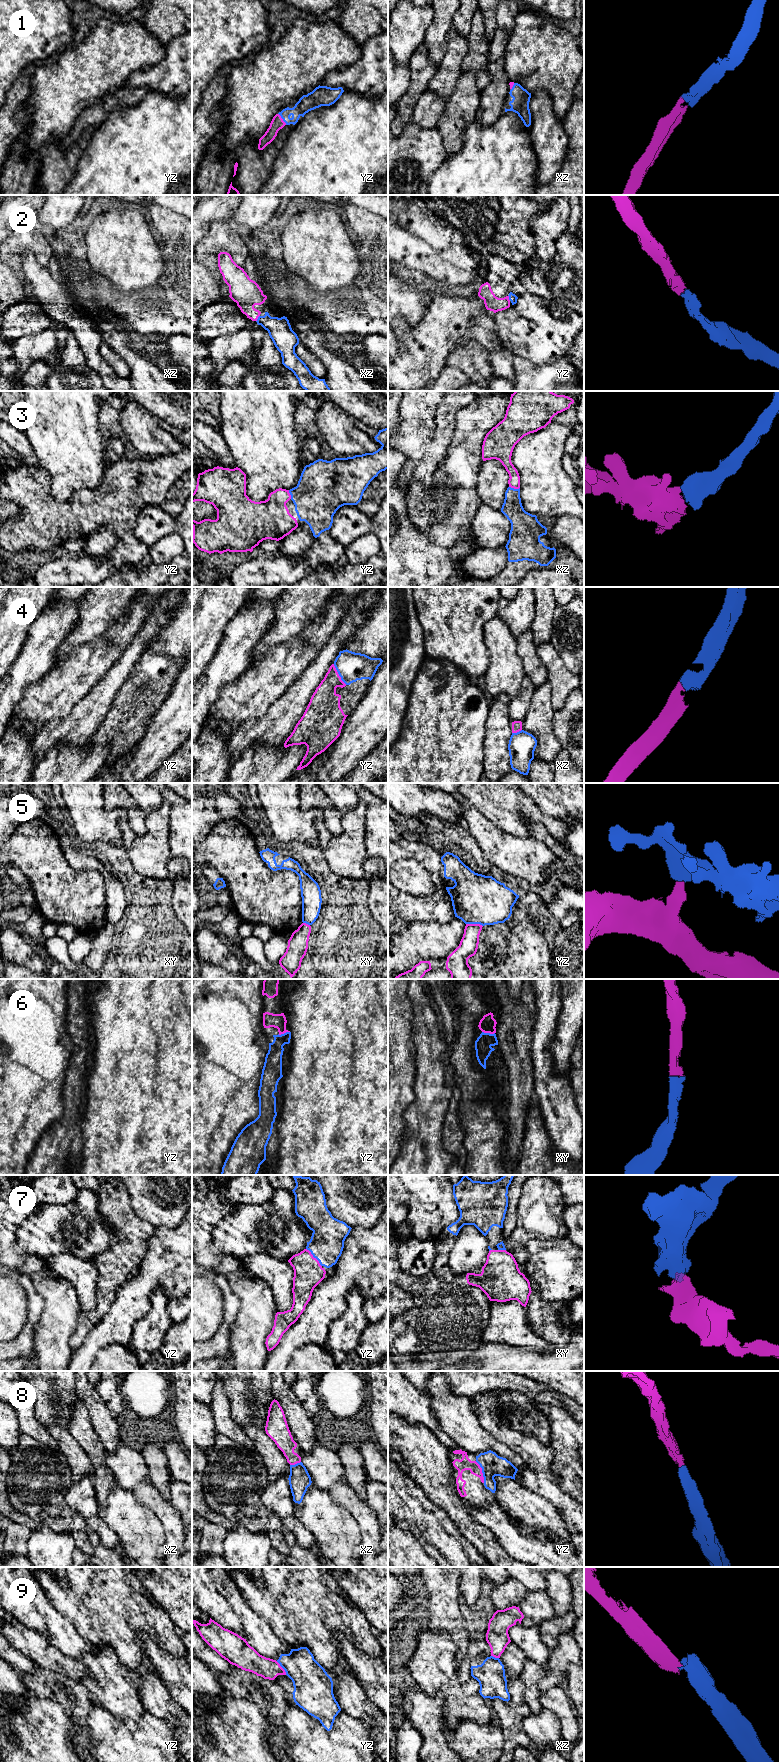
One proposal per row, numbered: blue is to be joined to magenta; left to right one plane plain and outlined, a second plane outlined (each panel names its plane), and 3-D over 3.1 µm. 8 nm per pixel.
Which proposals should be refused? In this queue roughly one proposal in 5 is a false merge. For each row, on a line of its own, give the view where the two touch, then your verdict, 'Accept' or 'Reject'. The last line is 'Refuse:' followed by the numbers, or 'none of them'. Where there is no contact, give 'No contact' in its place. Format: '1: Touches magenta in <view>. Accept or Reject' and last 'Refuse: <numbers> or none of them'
1: Touches magenta in yz. Accept
2: Touches magenta in xz. Accept
3: Touches magenta in xz. Accept
4: Touches magenta in yz. Accept
5: Touches magenta in yz. Reject
6: Touches magenta in xy. Accept
7: Touches magenta in yz. Accept
8: Touches magenta in yz. Accept
9: Touches magenta in yz. Reject
Refuse: 5, 9

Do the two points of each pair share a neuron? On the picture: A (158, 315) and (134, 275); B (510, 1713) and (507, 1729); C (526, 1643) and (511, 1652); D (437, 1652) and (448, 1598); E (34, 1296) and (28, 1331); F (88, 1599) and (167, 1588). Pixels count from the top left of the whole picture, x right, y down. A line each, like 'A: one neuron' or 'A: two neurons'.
A: two neurons
B: one neuron
C: two neurons
D: two neurons
E: one neuron
F: two neurons

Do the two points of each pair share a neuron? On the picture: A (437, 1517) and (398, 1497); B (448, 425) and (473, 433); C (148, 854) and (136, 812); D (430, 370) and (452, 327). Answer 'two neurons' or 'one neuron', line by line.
A: one neuron
B: two neurons
C: two neurons
D: one neuron

